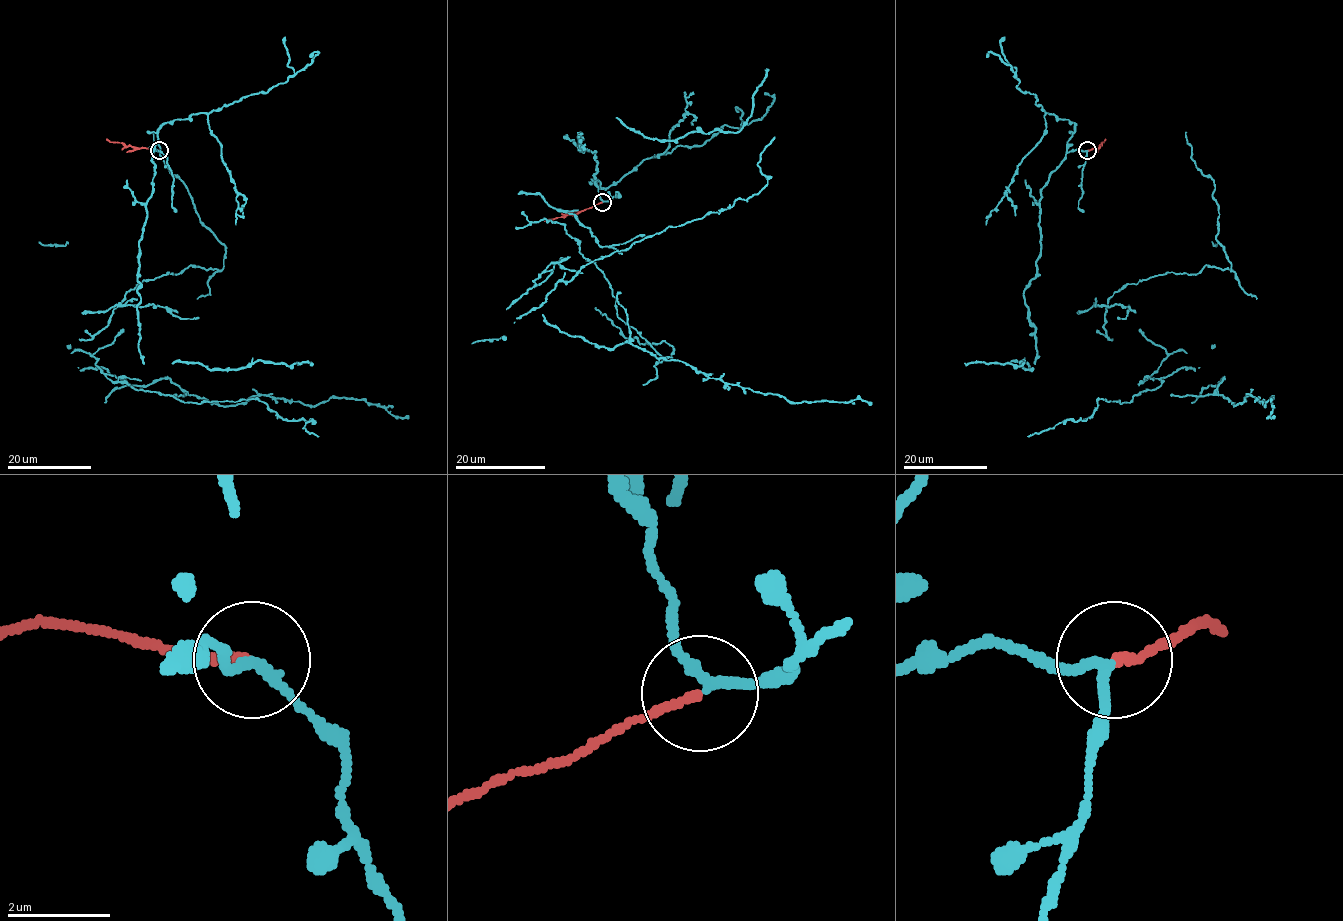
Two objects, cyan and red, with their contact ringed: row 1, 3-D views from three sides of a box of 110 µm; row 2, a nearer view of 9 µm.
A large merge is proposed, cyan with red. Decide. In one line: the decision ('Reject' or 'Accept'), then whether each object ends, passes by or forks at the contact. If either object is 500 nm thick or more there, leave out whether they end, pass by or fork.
Reject. At the ring cyan passes by. At the ring red ends

